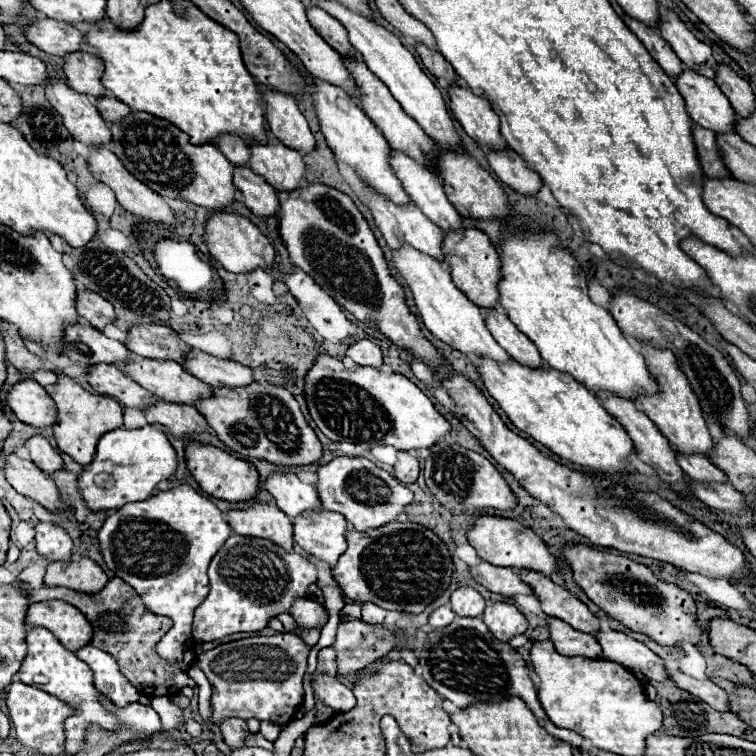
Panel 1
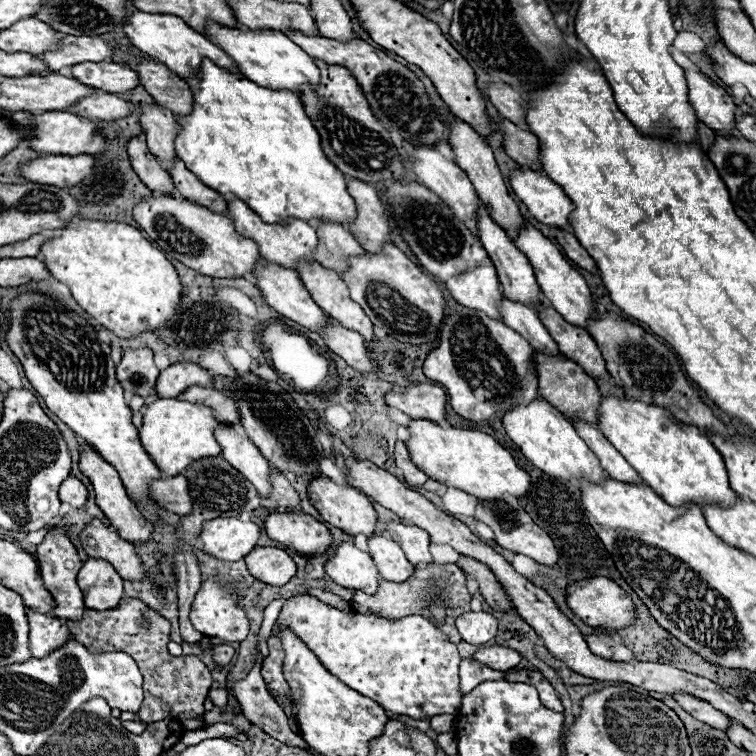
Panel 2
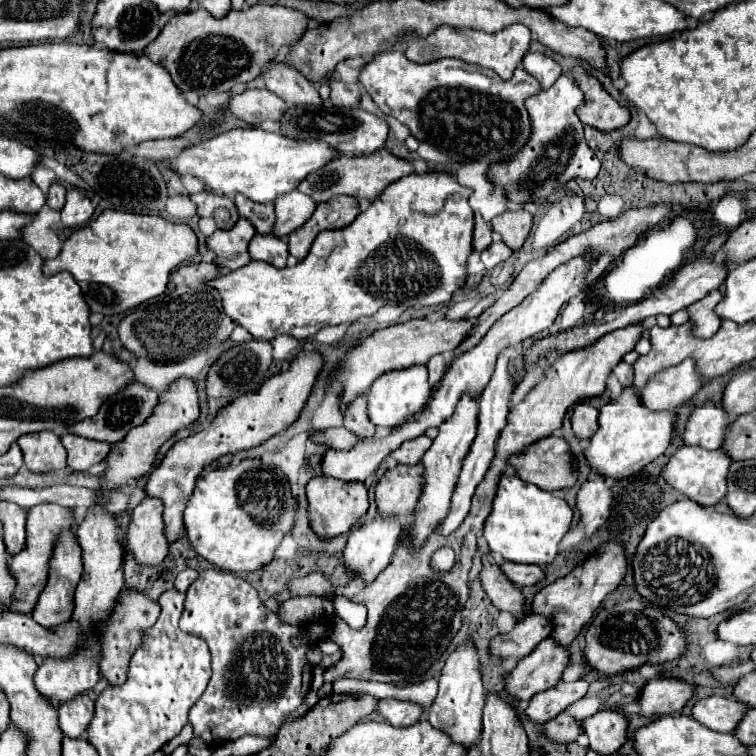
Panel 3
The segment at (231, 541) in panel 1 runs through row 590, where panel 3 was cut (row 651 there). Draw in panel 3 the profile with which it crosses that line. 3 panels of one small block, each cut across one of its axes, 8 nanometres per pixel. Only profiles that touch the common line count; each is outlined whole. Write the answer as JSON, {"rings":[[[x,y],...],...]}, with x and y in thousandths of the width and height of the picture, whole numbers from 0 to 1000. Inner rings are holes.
{"rings":[[[283,751],[265,754],[262,765],[251,772],[246,783],[238,833],[254,836],[272,847],[280,865],[280,897],[275,902],[275,910],[270,913],[270,921],[265,921],[251,942],[257,974],[270,976],[275,987],[286,989],[294,981],[312,979],[325,971],[362,976],[378,955],[378,947],[384,952],[397,952],[410,939],[402,923],[410,915],[413,881],[405,873],[405,854],[389,857],[384,849],[389,841],[397,839],[399,831],[373,825],[368,815],[347,799],[341,783],[323,765]]]}

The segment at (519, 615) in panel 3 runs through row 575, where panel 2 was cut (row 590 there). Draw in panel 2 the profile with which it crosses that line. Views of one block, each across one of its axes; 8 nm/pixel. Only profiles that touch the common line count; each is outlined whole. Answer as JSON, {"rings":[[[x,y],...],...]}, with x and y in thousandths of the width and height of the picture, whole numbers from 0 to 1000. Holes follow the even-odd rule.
{"rings":[[[608,735],[603,741],[603,749],[608,749],[616,759],[622,759],[624,765],[630,765],[635,786],[640,788],[640,794],[653,804],[653,807],[675,807],[677,799],[672,794],[672,786],[667,783],[667,778],[661,778],[661,772],[656,770],[656,765],[651,762],[651,754],[640,746],[635,746],[632,741],[624,741],[619,735]]]}

